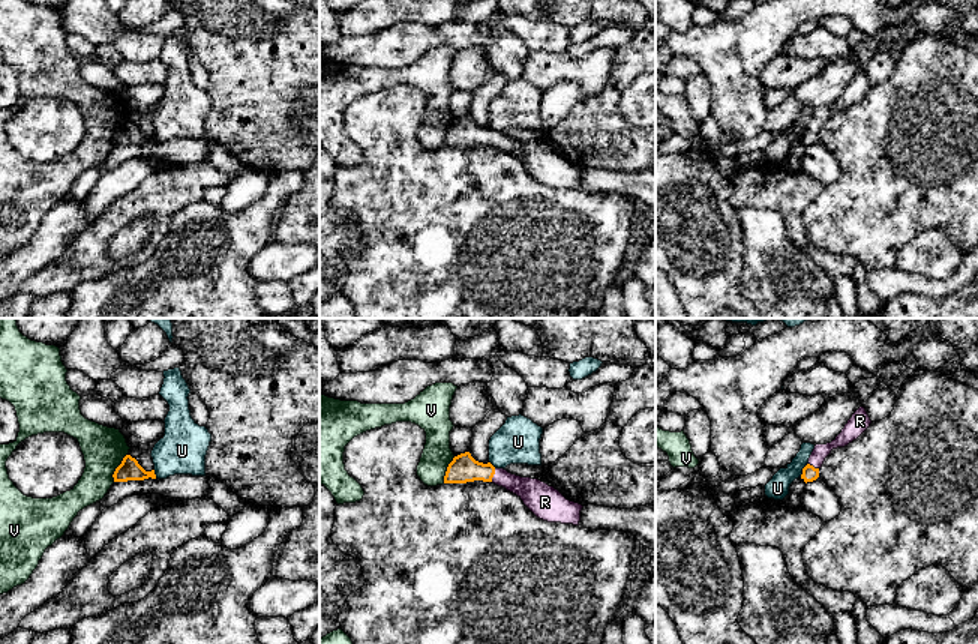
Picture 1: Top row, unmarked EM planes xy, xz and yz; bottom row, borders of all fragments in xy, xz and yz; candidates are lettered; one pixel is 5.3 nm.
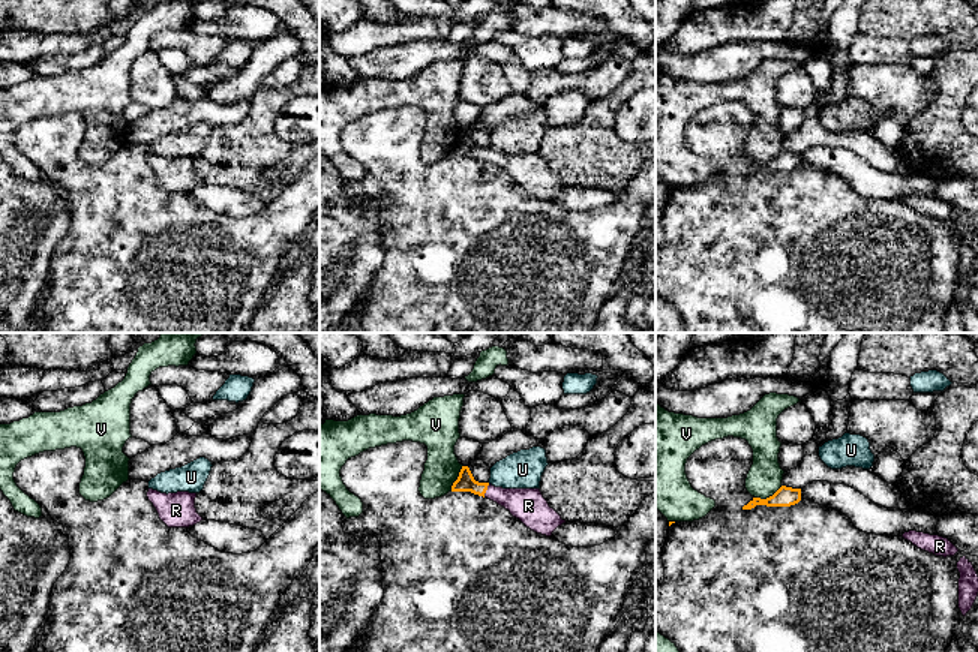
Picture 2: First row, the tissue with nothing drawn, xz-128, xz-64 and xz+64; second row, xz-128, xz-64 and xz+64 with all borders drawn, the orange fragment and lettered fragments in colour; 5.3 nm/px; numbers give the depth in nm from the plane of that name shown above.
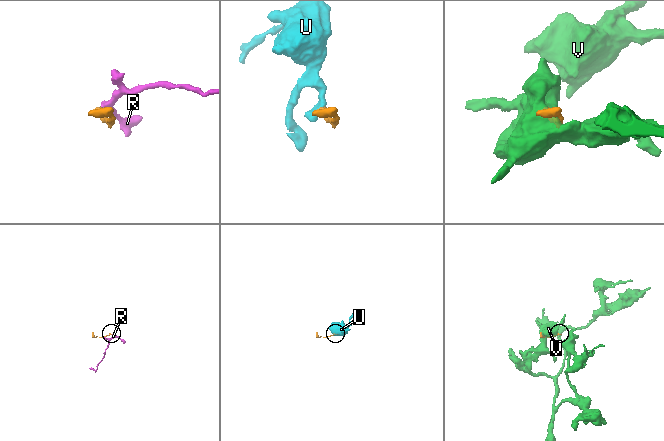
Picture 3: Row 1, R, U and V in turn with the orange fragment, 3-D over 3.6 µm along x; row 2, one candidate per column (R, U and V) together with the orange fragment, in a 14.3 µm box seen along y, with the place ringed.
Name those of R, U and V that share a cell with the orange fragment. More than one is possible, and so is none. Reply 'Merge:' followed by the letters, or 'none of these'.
Merge: R

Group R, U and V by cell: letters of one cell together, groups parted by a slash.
R / U / V

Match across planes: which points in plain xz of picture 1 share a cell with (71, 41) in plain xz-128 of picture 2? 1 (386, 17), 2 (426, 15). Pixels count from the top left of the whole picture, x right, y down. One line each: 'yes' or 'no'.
1: yes
2: yes

